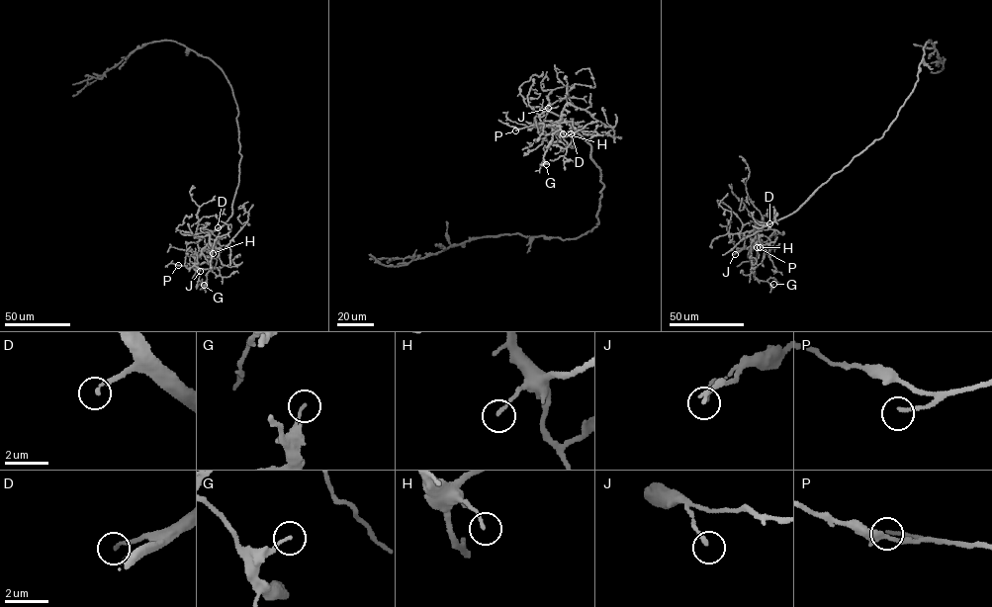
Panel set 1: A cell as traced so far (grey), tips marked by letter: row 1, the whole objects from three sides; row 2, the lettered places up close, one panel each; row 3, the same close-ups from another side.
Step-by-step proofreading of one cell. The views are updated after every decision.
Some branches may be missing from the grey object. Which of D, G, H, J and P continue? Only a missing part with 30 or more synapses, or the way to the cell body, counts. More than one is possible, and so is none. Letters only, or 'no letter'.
D

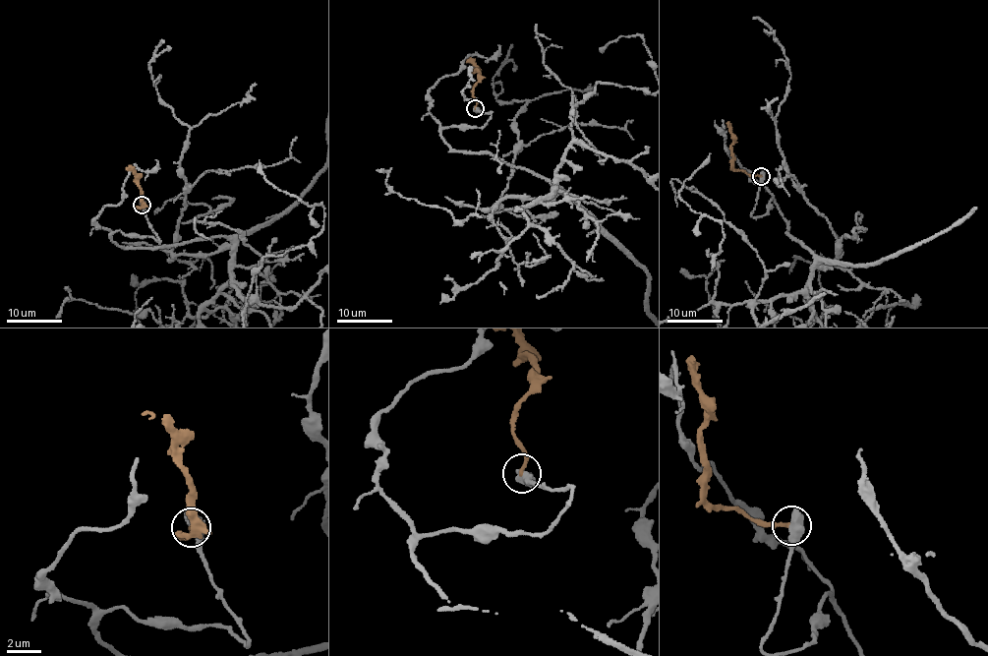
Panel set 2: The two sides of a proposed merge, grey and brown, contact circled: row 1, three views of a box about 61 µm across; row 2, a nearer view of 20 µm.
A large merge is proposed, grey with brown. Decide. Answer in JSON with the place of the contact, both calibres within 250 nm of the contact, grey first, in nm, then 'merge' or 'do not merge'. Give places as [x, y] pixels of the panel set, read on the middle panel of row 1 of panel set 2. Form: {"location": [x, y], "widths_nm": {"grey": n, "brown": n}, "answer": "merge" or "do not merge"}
{"location": [475, 108], "widths_nm": {"grey": 750, "brown": 200}, "answer": "do not merge"}

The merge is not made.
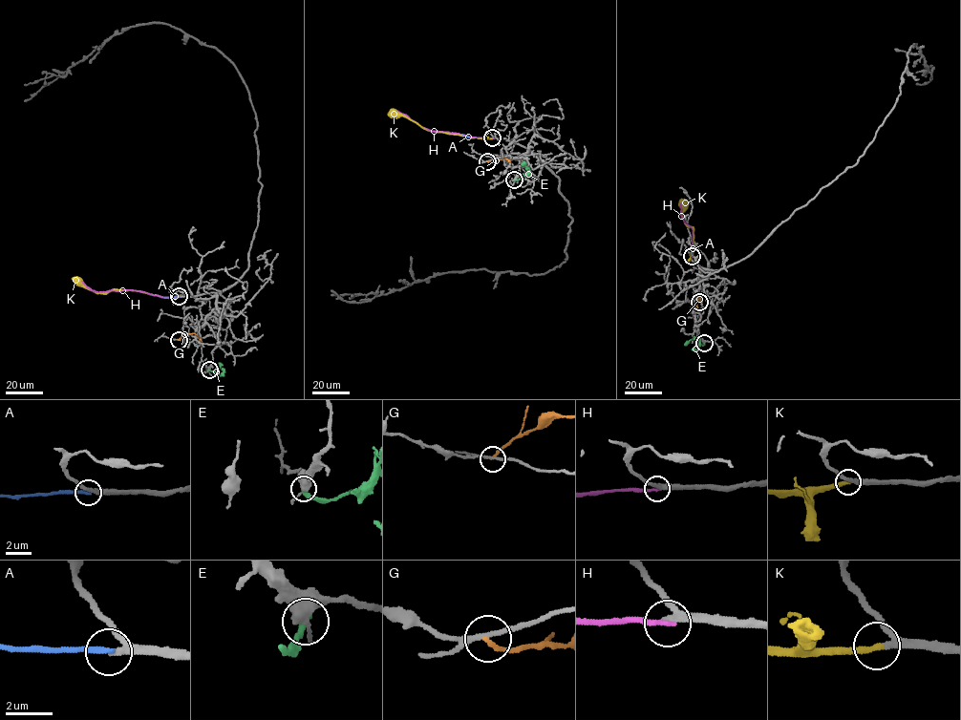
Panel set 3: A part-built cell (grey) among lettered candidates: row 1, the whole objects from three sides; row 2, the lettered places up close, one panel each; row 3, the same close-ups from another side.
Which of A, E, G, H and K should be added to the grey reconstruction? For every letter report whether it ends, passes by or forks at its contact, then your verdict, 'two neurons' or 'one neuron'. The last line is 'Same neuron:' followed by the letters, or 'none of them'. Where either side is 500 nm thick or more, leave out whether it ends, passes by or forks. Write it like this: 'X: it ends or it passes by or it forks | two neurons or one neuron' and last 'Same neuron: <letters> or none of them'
A: it ends | two neurons
E: it ends | two neurons
G: it ends | two neurons
H: it ends | two neurons
K: it ends | one neuron
Same neuron: K

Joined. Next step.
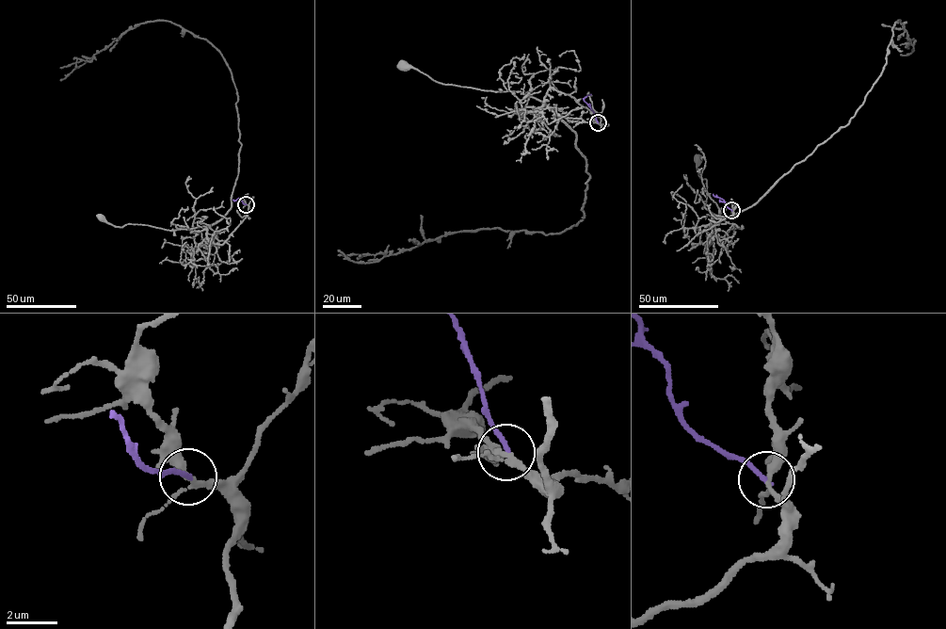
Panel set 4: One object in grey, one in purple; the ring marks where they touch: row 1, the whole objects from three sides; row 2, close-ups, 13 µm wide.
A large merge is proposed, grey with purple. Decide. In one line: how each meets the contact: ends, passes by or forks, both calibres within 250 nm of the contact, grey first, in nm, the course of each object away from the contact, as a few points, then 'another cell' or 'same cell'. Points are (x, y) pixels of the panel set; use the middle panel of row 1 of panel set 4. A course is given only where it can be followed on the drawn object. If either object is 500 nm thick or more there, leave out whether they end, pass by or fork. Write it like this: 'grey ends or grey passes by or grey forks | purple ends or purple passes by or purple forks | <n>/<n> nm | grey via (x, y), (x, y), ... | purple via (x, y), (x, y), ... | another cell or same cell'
grey forks | purple ends | 240/180 nm | grey via (598, 122), (601, 124), (600, 115), (553, 88), (543, 104), (521, 92), (442, 84), (403, 64) | purple via (598, 122), (584, 100), (591, 94) | same cell

